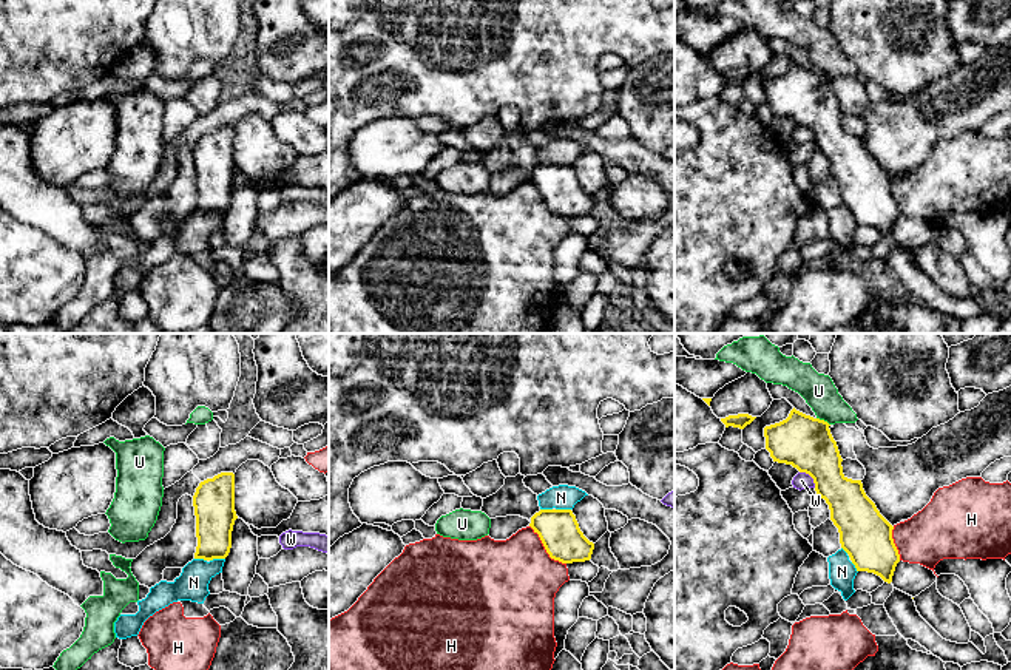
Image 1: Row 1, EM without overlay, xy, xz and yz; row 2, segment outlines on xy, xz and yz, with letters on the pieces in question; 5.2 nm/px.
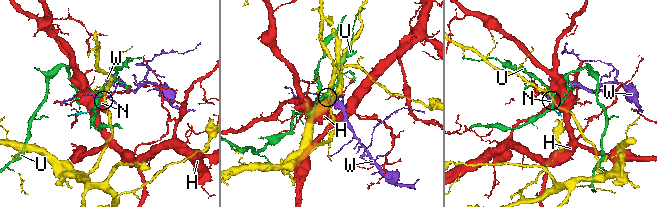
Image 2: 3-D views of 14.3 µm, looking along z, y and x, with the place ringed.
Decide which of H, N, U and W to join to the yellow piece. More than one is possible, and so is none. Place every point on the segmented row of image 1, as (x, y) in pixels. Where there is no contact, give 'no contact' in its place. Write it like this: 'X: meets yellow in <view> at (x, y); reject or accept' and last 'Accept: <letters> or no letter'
H: meets yellow in xz at (545, 548); reject
N: meets yellow in xy at (216, 558); reject
U: meets yellow in yz at (823, 420); reject
W: meets yellow in yz at (811, 476); reject
Accept: no letter

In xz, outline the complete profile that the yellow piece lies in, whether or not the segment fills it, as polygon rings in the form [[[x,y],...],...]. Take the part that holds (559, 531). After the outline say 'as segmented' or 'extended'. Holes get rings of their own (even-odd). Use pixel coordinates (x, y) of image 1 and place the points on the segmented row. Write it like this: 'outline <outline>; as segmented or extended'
outline [[[540,509],[531,517],[529,526],[551,559],[562,563],[591,559],[594,543],[583,536],[571,509]]]; as segmented

